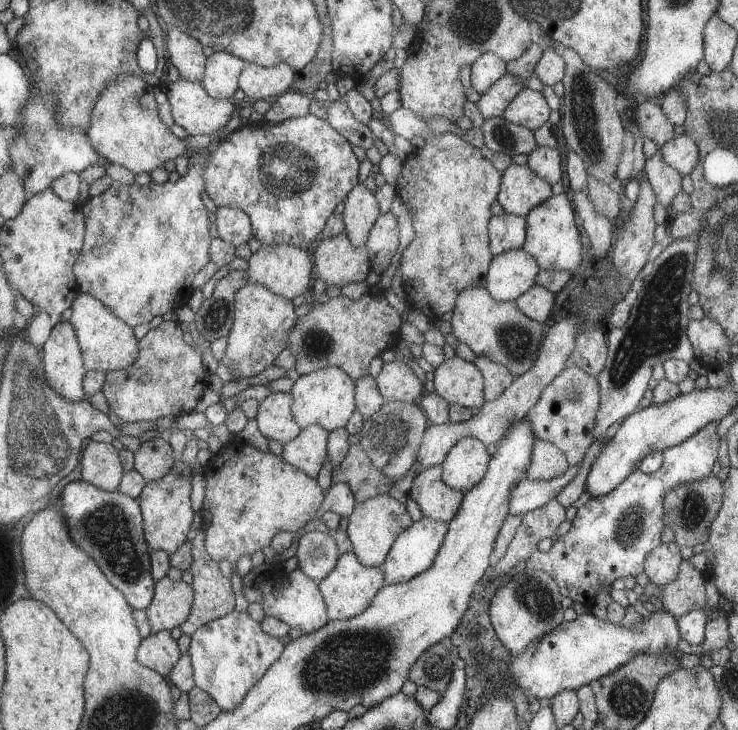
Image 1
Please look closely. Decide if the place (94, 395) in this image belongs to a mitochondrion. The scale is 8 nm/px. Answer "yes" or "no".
no

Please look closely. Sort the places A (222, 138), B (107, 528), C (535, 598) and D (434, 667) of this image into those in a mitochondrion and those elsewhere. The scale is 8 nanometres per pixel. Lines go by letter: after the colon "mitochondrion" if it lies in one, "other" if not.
A: other
B: mitochondrion
C: mitochondrion
D: mitochondrion

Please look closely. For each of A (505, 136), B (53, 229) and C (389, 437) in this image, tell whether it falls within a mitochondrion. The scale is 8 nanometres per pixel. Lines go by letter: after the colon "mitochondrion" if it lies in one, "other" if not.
A: mitochondrion
B: other
C: mitochondrion

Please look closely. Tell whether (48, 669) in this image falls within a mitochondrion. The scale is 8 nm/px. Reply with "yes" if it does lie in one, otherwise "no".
no

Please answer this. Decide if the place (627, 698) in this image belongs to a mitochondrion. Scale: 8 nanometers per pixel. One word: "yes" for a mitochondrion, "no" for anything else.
yes

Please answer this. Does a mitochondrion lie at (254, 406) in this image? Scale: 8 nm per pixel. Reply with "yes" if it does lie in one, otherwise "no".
no

